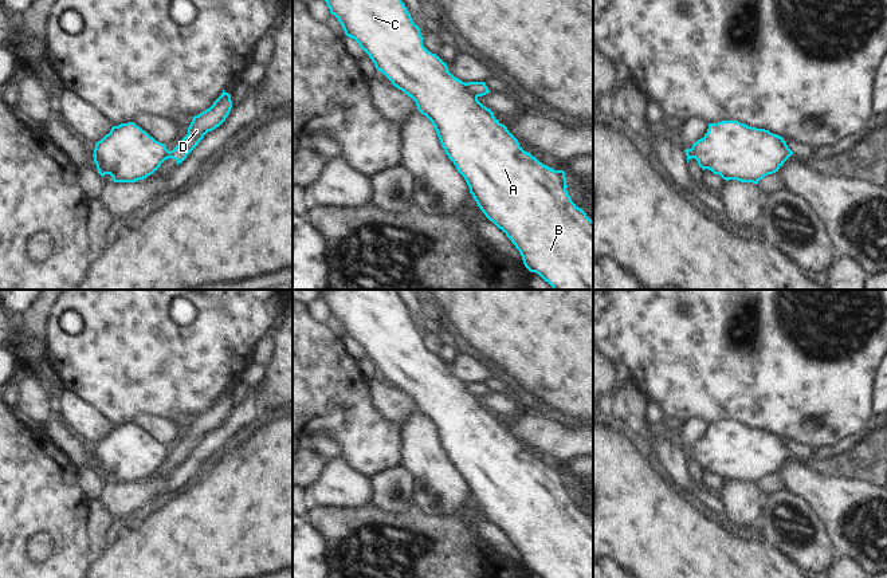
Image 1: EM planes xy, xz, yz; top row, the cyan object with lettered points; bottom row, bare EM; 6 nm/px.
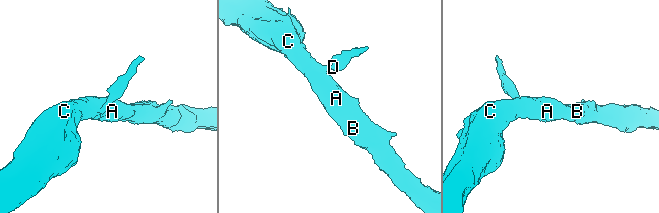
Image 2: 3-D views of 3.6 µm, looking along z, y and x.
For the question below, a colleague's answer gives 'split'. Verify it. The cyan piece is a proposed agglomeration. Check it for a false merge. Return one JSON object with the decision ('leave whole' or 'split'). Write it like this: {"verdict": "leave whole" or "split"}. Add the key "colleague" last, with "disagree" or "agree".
{"verdict": "split", "colleague": "agree"}

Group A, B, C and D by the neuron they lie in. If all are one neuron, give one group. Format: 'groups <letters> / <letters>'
groups A B C / D

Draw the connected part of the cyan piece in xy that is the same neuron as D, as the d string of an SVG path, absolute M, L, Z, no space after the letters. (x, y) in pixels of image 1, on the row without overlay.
M223 390L221 396L213 402L209 409L193 417L188 428L188 435L173 451L169 452L165 460L173 459L177 465L181 464L208 432L215 430L225 421L231 409L231 394Z

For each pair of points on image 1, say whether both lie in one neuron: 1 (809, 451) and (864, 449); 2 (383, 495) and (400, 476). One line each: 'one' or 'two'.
1: two
2: one

